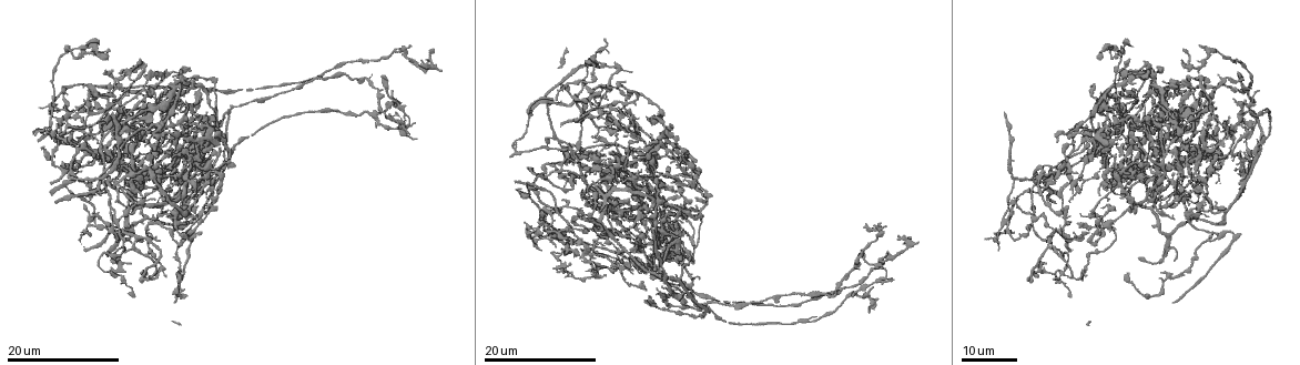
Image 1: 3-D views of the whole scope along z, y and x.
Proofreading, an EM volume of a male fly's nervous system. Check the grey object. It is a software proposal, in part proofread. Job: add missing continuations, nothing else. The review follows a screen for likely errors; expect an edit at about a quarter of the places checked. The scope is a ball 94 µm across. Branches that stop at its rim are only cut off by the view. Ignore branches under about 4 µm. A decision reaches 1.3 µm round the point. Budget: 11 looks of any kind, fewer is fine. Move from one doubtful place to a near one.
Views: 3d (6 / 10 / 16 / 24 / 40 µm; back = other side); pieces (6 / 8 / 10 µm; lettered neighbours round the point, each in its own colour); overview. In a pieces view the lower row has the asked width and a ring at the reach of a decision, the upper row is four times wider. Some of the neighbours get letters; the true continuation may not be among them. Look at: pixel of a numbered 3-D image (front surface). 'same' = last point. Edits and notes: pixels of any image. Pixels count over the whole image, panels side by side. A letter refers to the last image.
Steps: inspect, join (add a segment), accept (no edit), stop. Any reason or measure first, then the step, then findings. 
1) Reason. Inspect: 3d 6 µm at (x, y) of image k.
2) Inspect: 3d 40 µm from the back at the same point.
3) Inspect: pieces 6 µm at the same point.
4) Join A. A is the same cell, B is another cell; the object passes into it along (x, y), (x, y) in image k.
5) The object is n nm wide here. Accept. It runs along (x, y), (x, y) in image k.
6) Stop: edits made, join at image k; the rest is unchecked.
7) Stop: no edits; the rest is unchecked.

Inspect: 3d 24 µm at (1081, 139) of image 1.

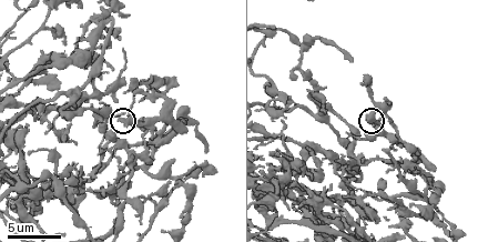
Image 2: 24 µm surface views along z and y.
Inspect: pieces 6 µm at (120, 121) of image 2.

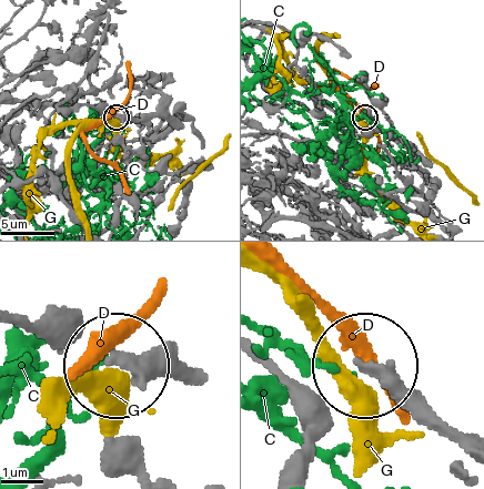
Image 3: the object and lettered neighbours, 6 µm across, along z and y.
Accept. C, D and G are other cells; it runs along (463, 442), (421, 421), (371, 372) in image 3; none of them fits.

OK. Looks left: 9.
An open end. Inspect: 3d 16 µm at (1189, 124) of image 1.

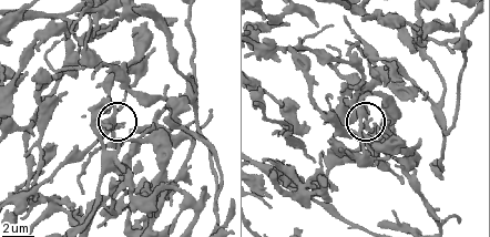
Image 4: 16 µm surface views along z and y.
Inspect: pieces 10 µm at (120, 127) of image 4.

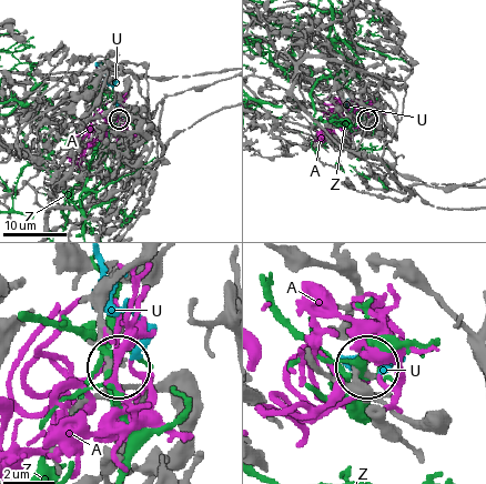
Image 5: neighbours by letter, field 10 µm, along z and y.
Accept. A, U and Z are other cells; none of them fits.

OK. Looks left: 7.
Tapers out. Inspect: 3d 24 µm at (1196, 89) of image 1.

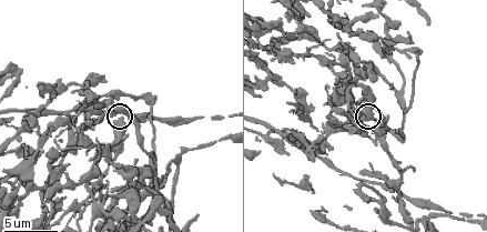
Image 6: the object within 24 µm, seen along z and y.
Inspect: pieces 8 µm at the same point.

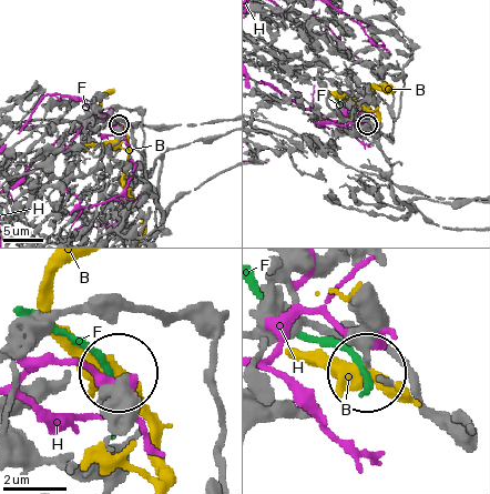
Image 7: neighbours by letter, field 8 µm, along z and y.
Accept. B, F and H are other cells; no lettered segment goes on from it.

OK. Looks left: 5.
Branch stops here. Inspect: 3d 10 µm at (103, 104) of image 6.

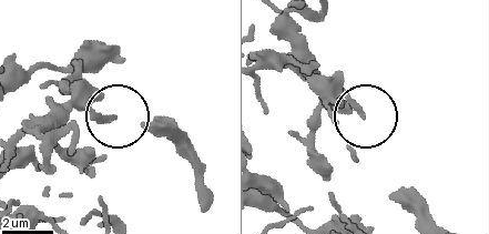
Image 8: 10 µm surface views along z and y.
Inspect: pieces 8 µm at (360, 111) of image 8.

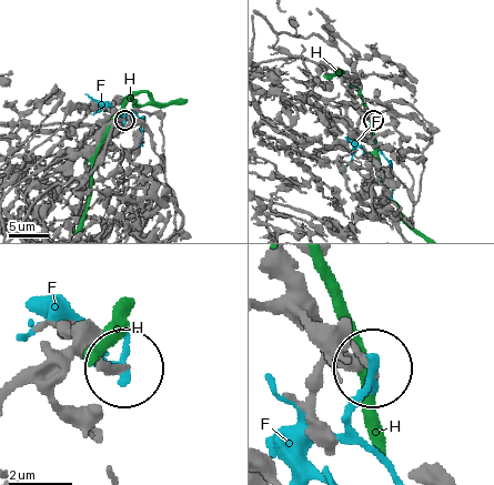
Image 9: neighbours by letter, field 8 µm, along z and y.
Accept. F and H are other cells; it runs along (288, 265), (295, 296), (373, 365) in image 9; no lettered segment goes on from it.

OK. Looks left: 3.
Branch stops here. Inspect: pieces 10 µm at (406, 32) of image 6.

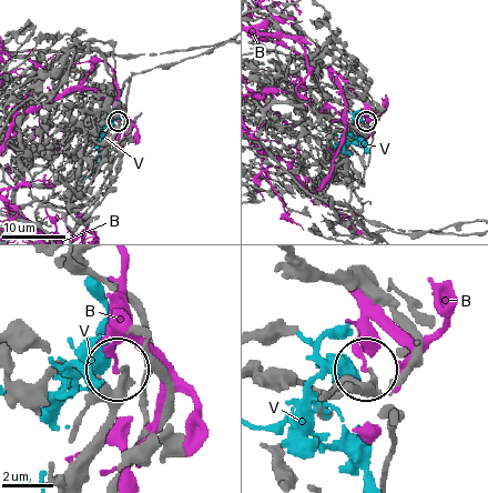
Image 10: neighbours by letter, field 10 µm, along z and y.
Accept. B and V are other cells; none of them fits.

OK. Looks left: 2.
Stop: no edits; the rest is unchecked.

